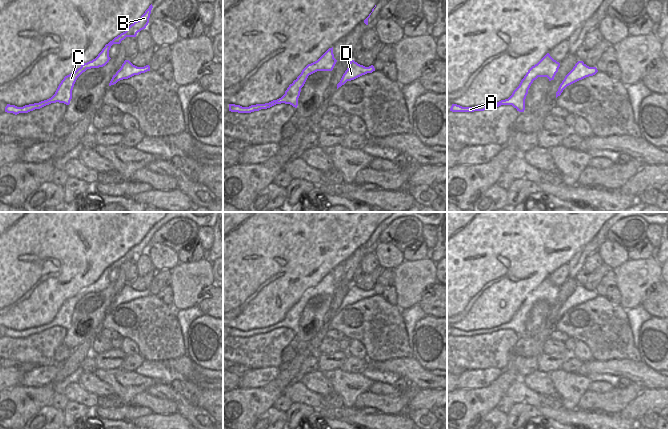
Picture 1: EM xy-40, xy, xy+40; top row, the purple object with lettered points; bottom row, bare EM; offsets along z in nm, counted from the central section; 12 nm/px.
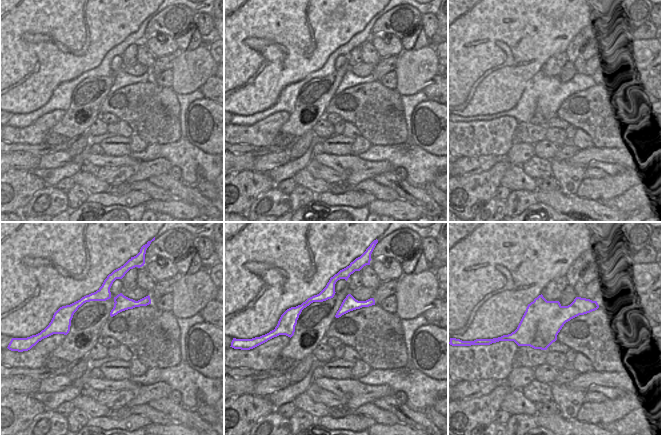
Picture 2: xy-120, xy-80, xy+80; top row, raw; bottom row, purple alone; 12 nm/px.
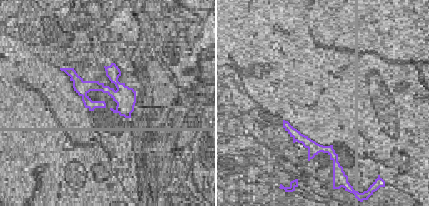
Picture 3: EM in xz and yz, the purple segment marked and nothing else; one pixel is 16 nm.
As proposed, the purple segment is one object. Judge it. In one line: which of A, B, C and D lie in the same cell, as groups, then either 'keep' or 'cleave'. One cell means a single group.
groups A B C D; keep

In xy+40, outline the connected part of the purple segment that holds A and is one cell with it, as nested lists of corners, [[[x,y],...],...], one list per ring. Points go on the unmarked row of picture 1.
[[[547,277],[537,288],[532,290],[524,302],[521,304],[519,310],[513,315],[512,319],[505,324],[501,324],[494,328],[477,329],[475,331],[462,331],[457,328],[452,328],[450,335],[452,336],[474,336],[492,333],[501,329],[512,329],[519,336],[525,334],[525,323],[528,314],[538,301],[547,301],[549,305],[554,304],[556,297],[560,291],[560,287],[554,284],[549,277]]]

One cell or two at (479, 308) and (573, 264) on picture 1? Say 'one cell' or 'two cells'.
two cells

